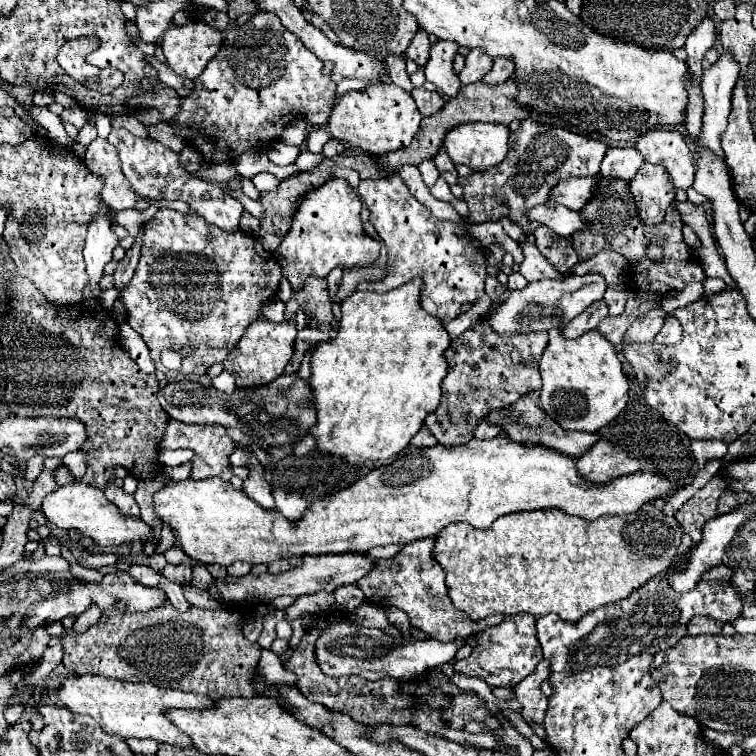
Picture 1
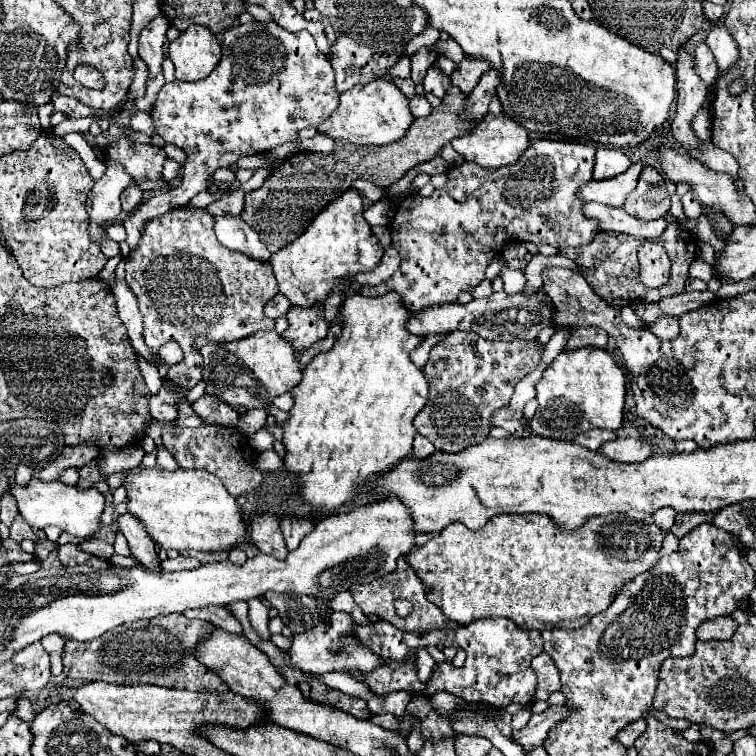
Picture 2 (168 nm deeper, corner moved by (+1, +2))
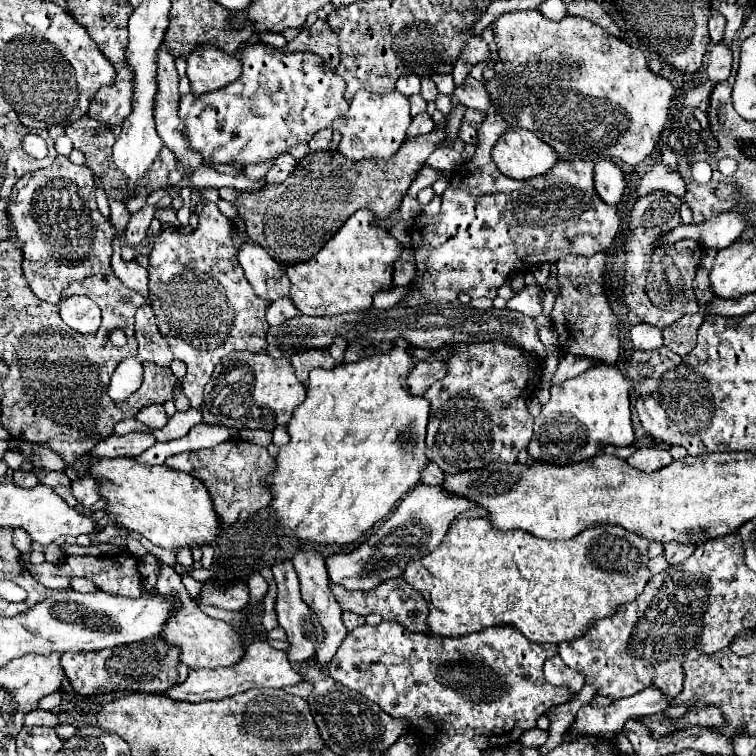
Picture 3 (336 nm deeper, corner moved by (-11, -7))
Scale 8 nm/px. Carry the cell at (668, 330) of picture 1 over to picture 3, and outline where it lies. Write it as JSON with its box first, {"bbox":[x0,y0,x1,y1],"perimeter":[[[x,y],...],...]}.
{"bbox":[662,313,704,355],"perimeter":[[[700,313],[682,315],[678,321],[674,321],[662,331],[664,345],[678,355],[686,355],[688,351],[692,351],[692,347],[696,347],[696,333],[702,323],[704,323],[704,317]]]}

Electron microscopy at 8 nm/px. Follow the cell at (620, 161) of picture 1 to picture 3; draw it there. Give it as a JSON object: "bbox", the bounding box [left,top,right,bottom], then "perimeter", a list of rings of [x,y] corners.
{"bbox":[594,159,626,205],"perimeter":[[[608,159],[598,161],[594,167],[594,187],[604,203],[618,205],[626,187],[620,167]]]}

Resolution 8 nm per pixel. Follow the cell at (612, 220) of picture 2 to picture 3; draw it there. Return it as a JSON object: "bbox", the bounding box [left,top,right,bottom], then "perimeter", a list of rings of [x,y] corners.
{"bbox":[660,209,748,249],"perimeter":[[[732,209],[728,213],[720,213],[718,217],[702,225],[680,225],[670,233],[666,233],[660,239],[660,245],[670,245],[680,239],[694,239],[704,247],[724,249],[734,241],[738,241],[746,231],[746,227],[748,227],[748,221],[744,219],[744,215],[738,209]]]}

